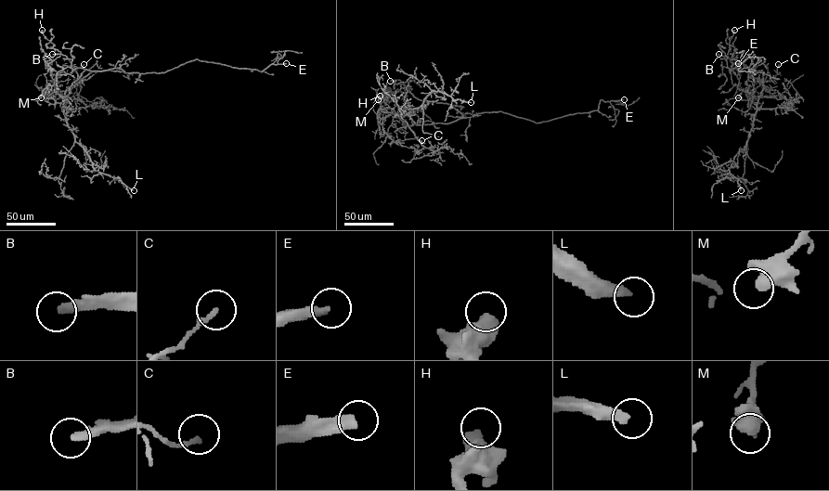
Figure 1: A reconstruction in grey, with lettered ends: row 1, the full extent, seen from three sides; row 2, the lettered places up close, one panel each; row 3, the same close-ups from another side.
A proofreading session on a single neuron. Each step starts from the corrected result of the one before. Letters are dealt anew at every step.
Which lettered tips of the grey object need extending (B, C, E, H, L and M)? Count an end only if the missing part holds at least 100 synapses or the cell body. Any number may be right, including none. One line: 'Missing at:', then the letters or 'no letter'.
Missing at: B, E, L

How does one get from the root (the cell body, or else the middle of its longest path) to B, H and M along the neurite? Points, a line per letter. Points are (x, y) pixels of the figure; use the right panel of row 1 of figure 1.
B: (758, 71), (762, 71), (762, 83), (740, 62), (718, 54)
H: (758, 71), (733, 68), (729, 71), (732, 63), (728, 54), (734, 30)
M: (758, 71), (762, 71), (763, 89), (757, 102), (755, 104), (746, 91), (750, 85), (738, 97)

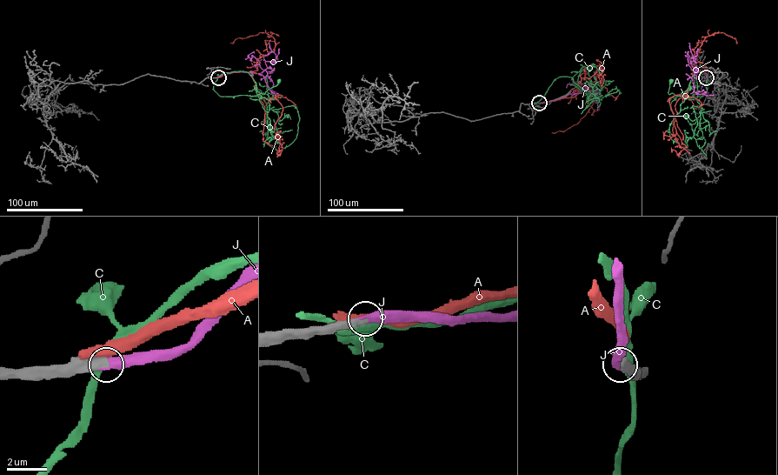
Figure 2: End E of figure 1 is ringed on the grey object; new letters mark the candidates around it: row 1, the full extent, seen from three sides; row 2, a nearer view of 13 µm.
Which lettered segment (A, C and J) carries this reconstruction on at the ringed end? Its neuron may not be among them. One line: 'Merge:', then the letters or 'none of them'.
Merge: J

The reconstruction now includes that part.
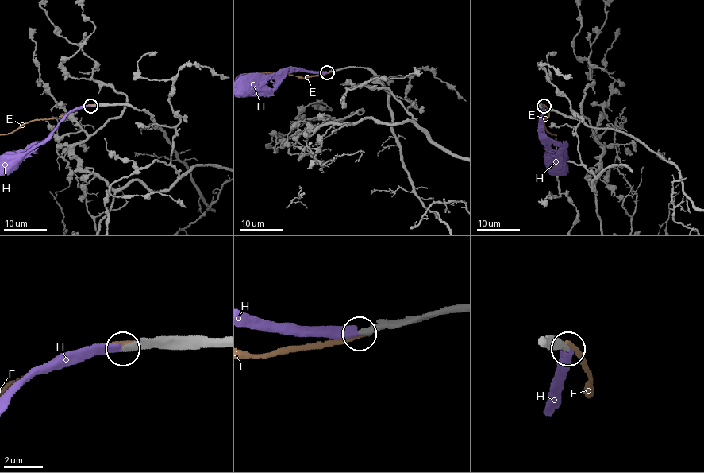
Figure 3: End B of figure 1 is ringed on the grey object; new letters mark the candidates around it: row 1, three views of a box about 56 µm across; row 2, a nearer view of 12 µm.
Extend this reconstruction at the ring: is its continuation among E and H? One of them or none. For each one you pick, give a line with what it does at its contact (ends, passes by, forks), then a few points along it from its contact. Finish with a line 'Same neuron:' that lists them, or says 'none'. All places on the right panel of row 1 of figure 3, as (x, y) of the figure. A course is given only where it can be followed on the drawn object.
H: It ends there. Its course: (544, 106), (541, 137), (547, 149), (556, 160)
Same neuron: H

